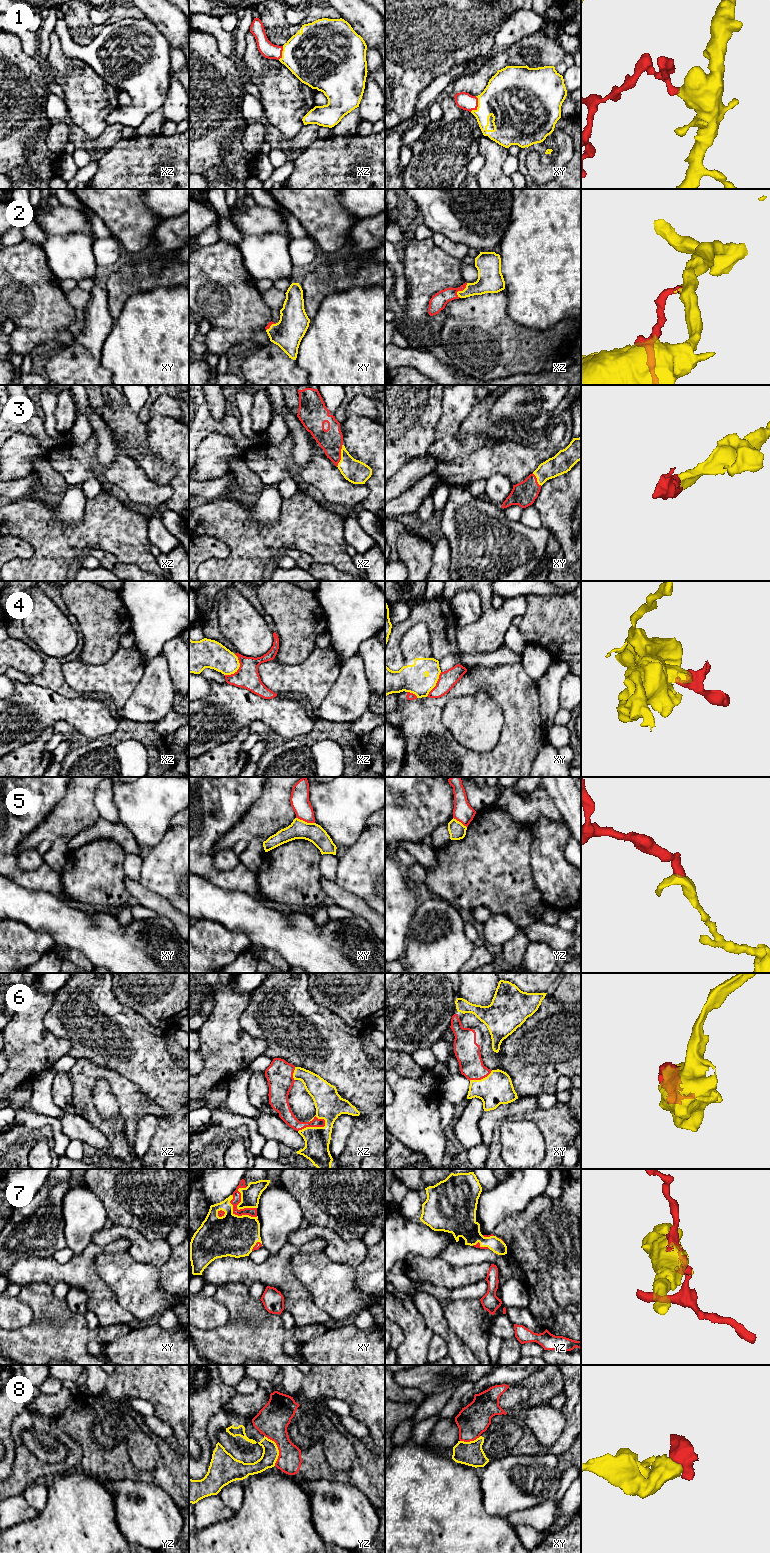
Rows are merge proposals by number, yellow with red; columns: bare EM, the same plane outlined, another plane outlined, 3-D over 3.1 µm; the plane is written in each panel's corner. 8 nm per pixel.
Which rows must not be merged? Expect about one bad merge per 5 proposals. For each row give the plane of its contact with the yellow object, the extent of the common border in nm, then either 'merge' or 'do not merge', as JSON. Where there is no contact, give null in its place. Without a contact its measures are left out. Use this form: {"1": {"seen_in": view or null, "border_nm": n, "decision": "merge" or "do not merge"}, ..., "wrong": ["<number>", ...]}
{"1": {"seen_in": "xy", "border_nm": 140, "decision": "merge"}, "2": {"seen_in": "xz", "border_nm": 140, "decision": "merge"}, "3": {"seen_in": "xz", "border_nm": 190, "decision": "merge"}, "4": {"seen_in": "xz", "border_nm": 200, "decision": "do not merge"}, "5": {"seen_in": "xy", "border_nm": 160, "decision": "do not merge"}, "6": {"seen_in": "xz", "border_nm": 240, "decision": "merge"}, "7": {"seen_in": "xy", "border_nm": 220, "decision": "merge"}, "8": {"seen_in": "yz", "border_nm": 260, "decision": "do not merge"}, "wrong": ["4", "5", "8"]}

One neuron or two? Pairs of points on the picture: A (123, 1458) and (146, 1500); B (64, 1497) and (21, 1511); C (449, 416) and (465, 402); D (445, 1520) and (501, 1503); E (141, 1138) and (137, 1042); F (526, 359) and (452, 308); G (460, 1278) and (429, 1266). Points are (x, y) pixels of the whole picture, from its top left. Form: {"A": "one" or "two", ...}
{"A": "two", "B": "two", "C": "one", "D": "two", "E": "two", "F": "one", "G": "one"}

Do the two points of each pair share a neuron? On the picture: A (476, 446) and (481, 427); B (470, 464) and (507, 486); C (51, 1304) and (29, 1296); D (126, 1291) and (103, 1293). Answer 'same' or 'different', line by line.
A: different
B: different
C: same
D: different

